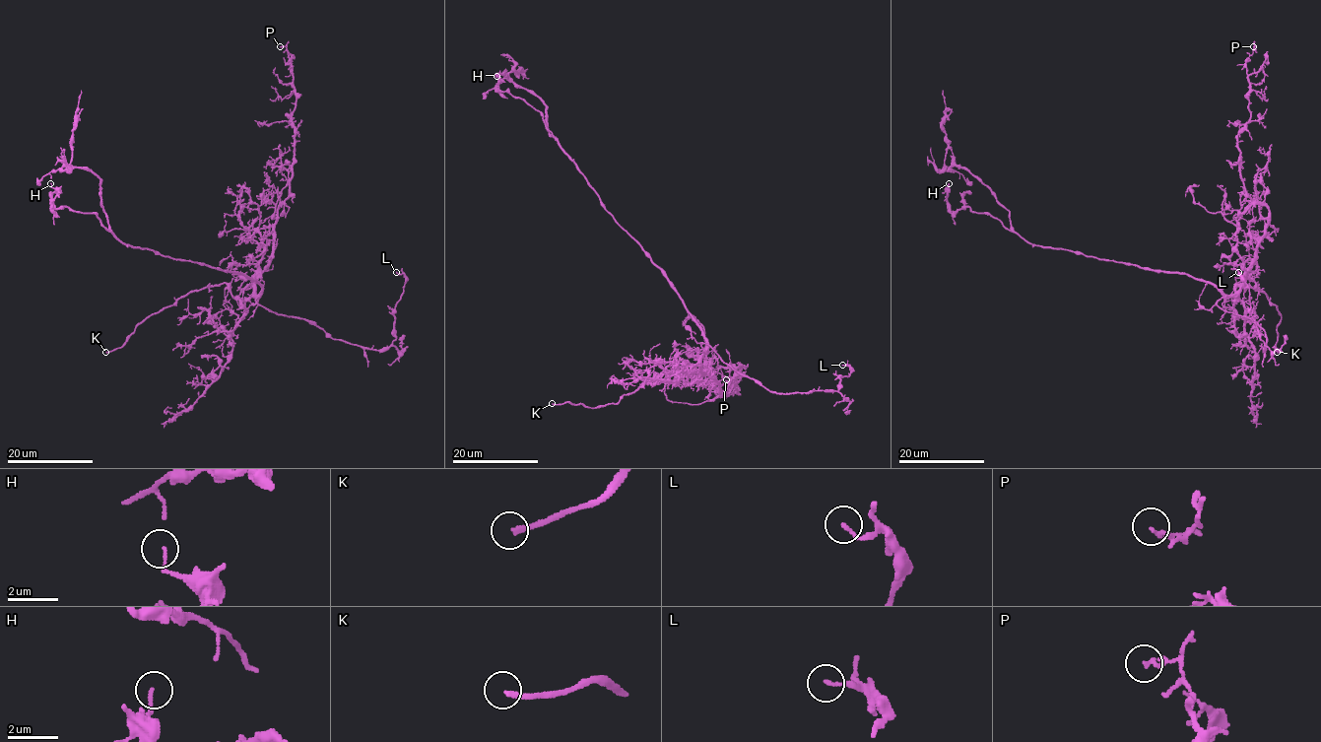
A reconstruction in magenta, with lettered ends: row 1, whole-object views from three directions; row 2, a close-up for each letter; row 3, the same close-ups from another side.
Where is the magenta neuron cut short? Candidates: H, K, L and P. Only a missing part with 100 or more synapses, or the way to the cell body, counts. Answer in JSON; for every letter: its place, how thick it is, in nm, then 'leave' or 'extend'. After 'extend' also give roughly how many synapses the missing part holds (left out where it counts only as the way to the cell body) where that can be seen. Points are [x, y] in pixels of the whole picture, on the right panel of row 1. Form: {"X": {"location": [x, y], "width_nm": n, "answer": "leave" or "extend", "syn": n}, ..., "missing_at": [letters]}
{"H": {"location": [949, 183], "width_nm": 130, "answer": "leave"}, "K": {"location": [1277, 352], "width_nm": 220, "answer": "extend"}, "L": {"location": [1238, 272], "width_nm": 130, "answer": "leave"}, "P": {"location": [1253, 46], "width_nm": 180, "answer": "leave"}, "missing_at": ["K"]}

